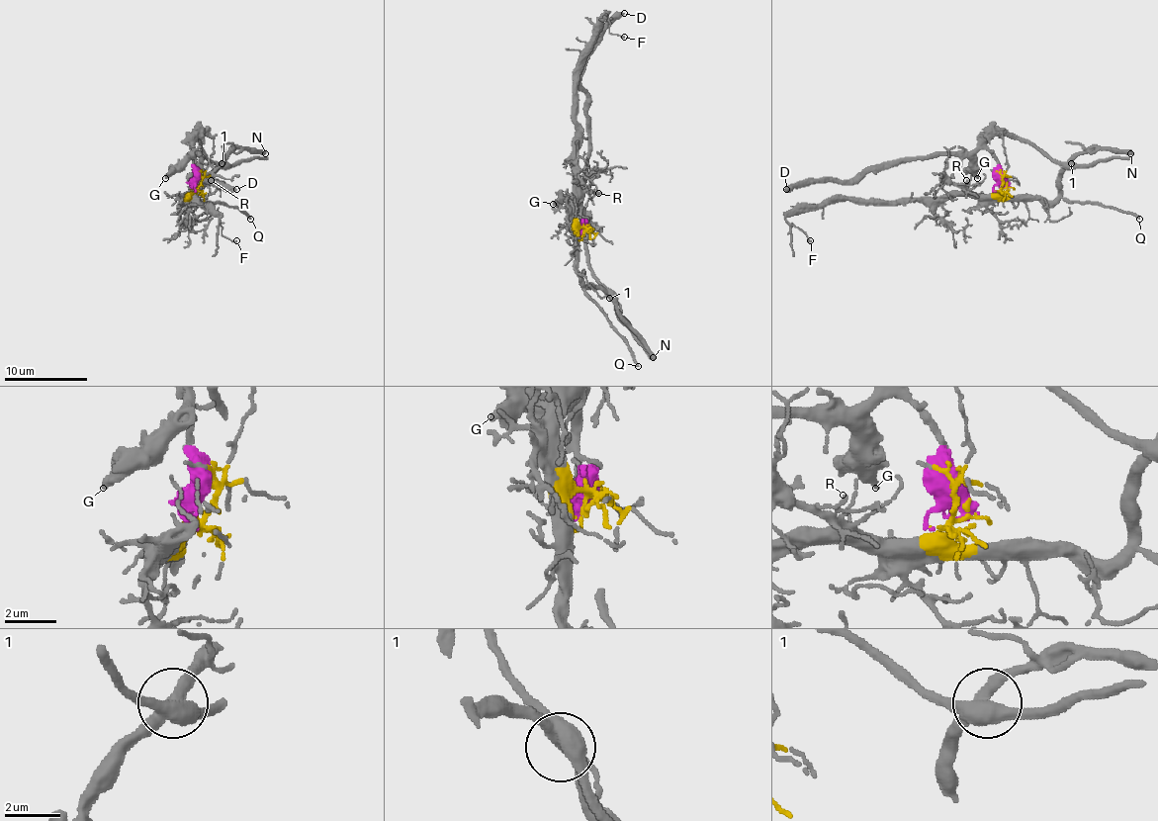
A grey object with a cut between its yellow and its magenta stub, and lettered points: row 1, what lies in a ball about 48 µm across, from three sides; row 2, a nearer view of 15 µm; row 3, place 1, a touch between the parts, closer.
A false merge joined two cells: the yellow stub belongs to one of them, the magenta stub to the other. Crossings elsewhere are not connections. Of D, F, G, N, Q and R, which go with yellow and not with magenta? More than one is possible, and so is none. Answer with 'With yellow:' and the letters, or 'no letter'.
With yellow: F, N, Q, R

